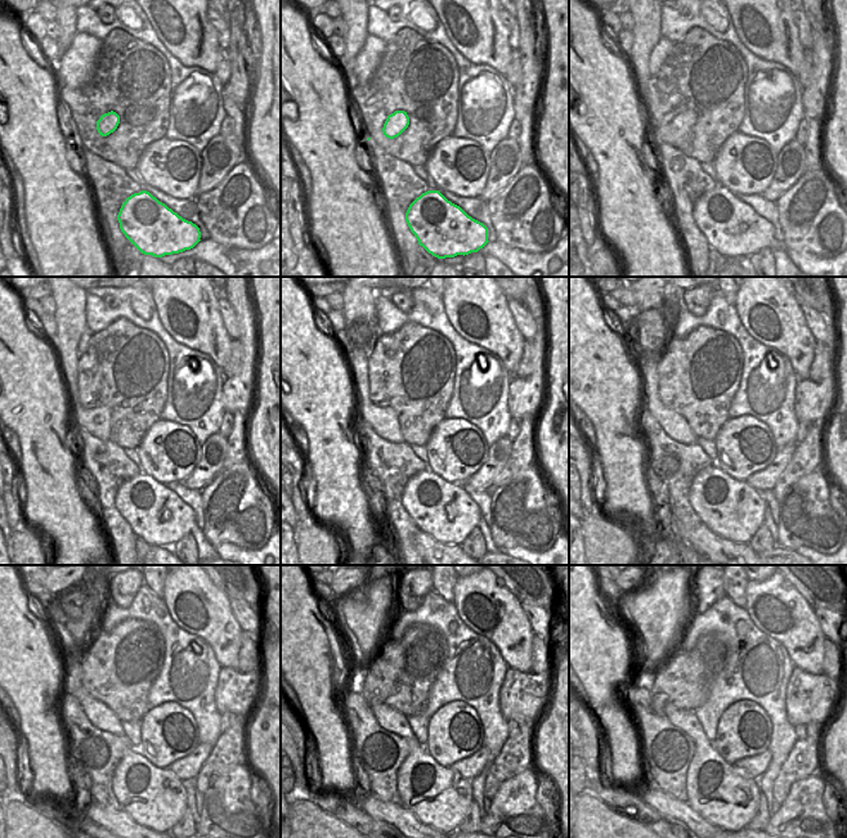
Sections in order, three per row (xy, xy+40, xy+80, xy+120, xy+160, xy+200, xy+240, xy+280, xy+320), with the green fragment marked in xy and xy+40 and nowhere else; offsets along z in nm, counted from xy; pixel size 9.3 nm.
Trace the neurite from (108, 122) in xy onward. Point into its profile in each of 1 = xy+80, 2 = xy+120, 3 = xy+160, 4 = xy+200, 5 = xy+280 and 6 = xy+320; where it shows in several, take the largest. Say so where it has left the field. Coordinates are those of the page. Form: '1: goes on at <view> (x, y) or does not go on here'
1: goes on at xy+80 (675, 133)
2: goes on at xy+120 (97, 421)
3: goes on at xy+160 (384, 421)
4: goes on at xy+200 (675, 425)
5: goes on at xy+280 (439, 797)
6: goes on at xy+320 (715, 789)

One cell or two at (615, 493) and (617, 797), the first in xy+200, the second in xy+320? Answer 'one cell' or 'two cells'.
two cells

